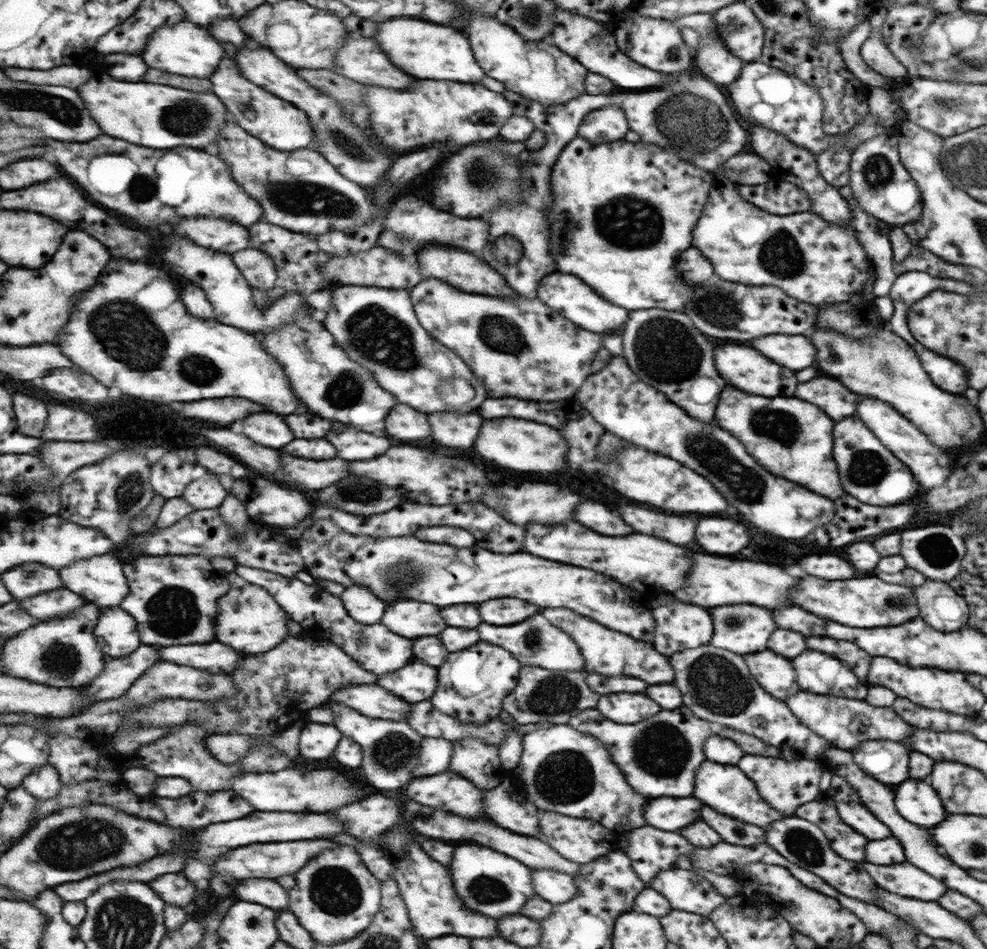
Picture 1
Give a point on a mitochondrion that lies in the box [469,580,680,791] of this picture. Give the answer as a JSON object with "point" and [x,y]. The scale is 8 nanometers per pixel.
{"point":[556,696]}

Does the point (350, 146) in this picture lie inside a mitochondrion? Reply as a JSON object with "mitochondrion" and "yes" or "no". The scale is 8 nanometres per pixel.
{"mitochondrion":"yes"}

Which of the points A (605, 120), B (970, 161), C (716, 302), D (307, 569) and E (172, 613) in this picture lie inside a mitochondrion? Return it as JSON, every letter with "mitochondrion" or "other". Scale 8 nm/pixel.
{"A":"other","B":"mitochondrion","C":"mitochondrion","D":"other","E":"mitochondrion"}

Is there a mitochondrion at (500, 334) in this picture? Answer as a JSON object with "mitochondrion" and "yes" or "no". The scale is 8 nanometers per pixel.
{"mitochondrion":"yes"}

